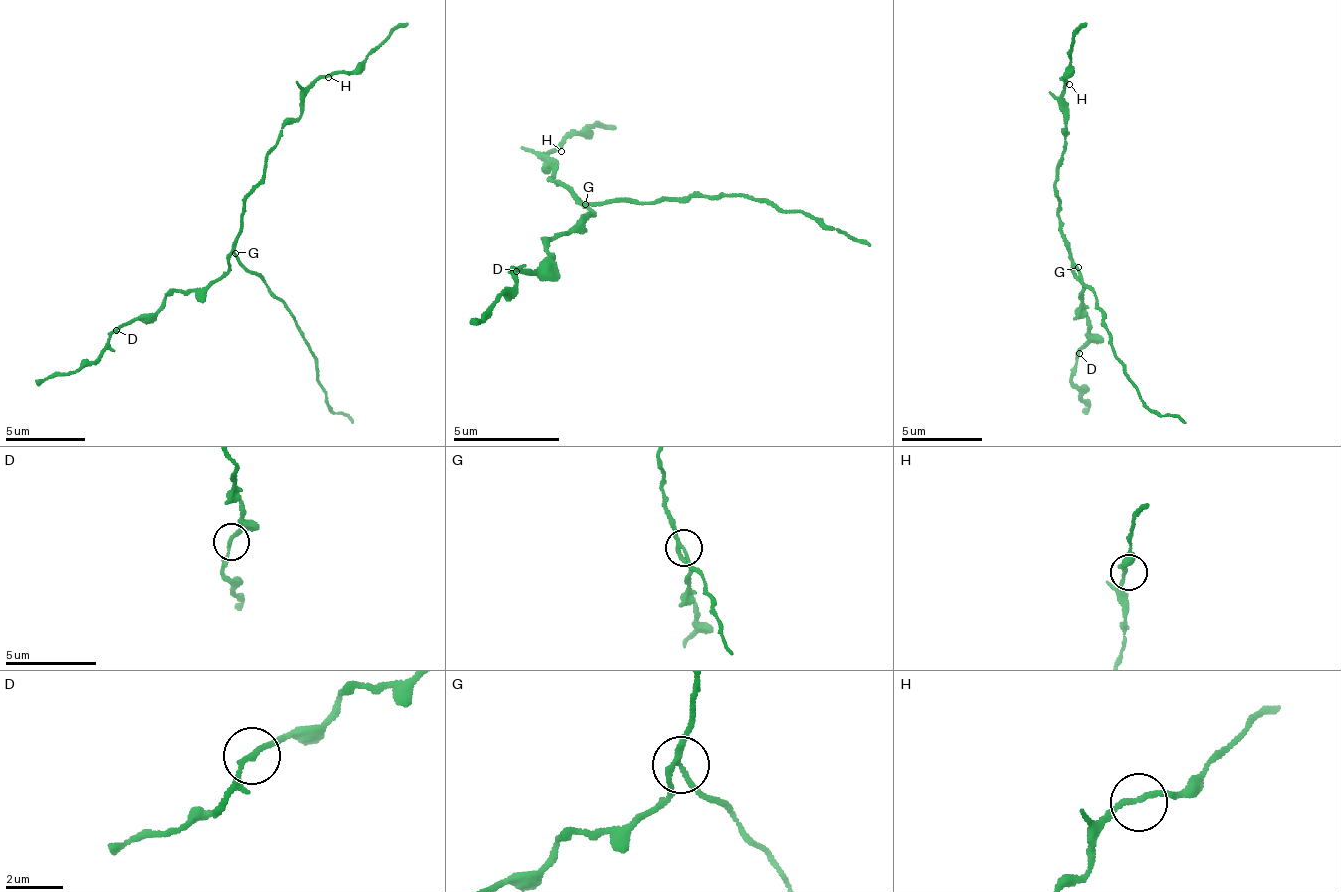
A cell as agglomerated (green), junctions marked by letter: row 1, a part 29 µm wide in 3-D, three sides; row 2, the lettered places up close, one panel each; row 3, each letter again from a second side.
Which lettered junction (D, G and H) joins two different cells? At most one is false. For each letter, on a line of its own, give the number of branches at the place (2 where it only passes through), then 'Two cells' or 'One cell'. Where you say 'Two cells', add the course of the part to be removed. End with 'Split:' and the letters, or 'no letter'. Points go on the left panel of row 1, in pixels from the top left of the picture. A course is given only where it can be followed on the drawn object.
D: Branches: 2. One cell
G: Branches: 3. Two cells. Course of the part to remove: (236, 254), (287, 307), (312, 353), (318, 386), (329, 399), (333, 412), (352, 421)
H: Branches: 2. One cell
Split: G

